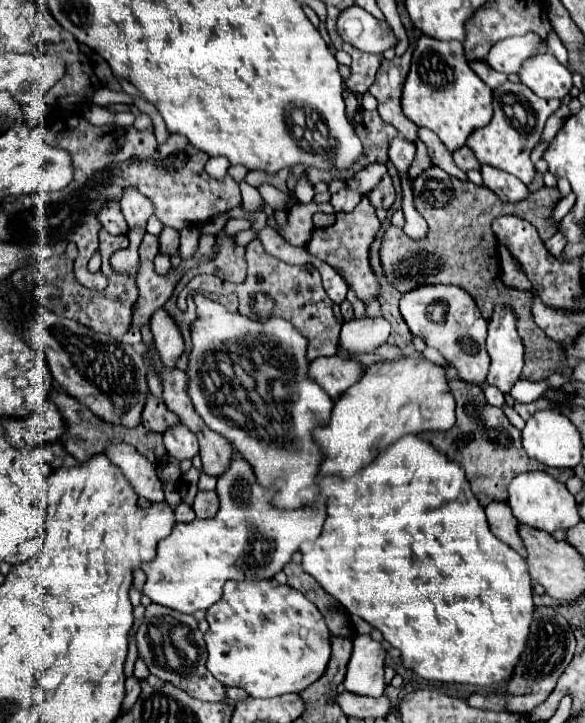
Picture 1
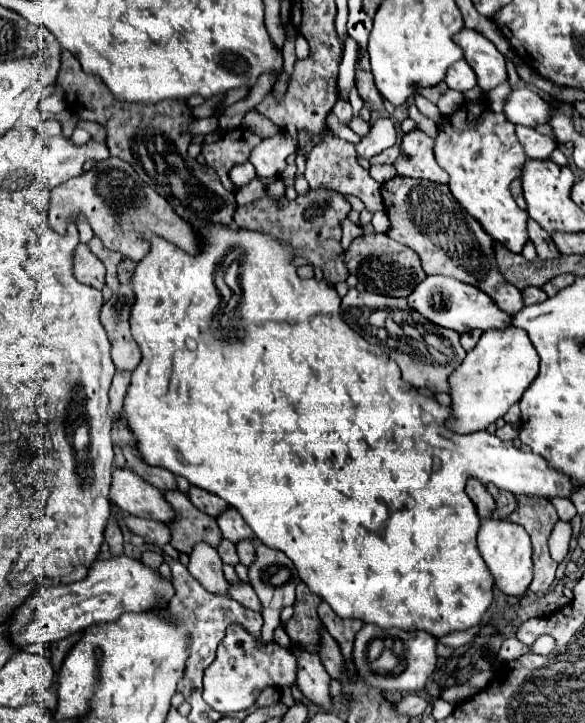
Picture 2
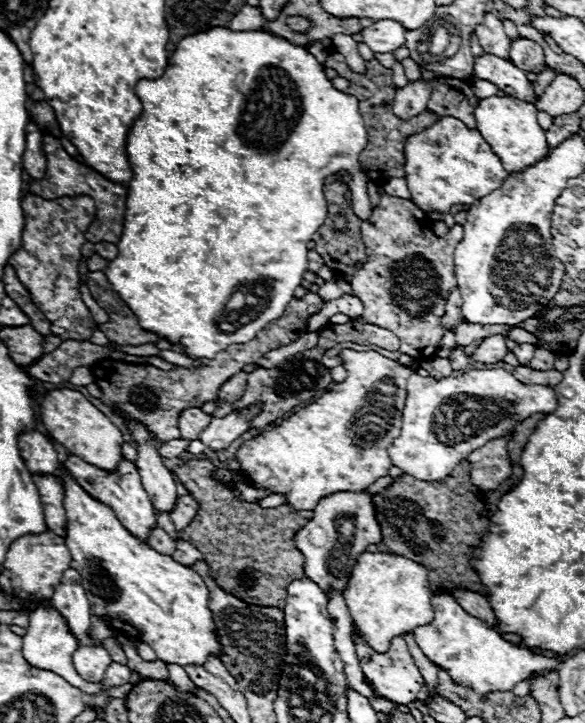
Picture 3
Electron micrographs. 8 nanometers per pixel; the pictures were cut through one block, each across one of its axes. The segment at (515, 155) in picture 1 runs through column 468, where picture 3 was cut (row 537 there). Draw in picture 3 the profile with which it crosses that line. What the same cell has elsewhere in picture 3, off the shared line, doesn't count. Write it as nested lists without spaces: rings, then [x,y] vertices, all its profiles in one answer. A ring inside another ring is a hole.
[[[68,456],[66,462],[66,470],[68,474],[86,490],[90,492],[90,496],[94,496],[94,500],[102,500],[106,506],[110,506],[114,510],[114,514],[118,516],[118,520],[122,522],[122,526],[138,536],[138,540],[146,542],[150,528],[156,526],[156,516],[154,516],[154,506],[148,498],[148,492],[144,490],[142,482],[140,482],[140,474],[136,470],[136,466],[128,460],[122,460],[122,464],[118,466],[116,472],[104,472],[92,464],[86,464],[84,460],[80,460],[78,456]]]

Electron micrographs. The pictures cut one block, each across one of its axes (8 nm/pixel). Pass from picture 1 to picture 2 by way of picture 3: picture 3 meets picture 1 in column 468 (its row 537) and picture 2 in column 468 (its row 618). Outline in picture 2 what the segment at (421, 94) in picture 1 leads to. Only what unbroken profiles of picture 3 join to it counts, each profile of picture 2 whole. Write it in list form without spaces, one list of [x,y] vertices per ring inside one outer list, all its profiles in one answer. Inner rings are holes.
[[[470,102],[470,110],[460,108],[444,116],[438,122],[434,154],[440,168],[450,174],[450,190],[466,212],[480,222],[494,242],[506,246],[514,254],[522,252],[528,242],[528,214],[514,202],[510,182],[520,178],[528,156],[514,134],[514,126],[506,122],[504,114],[492,112],[482,102]]]

